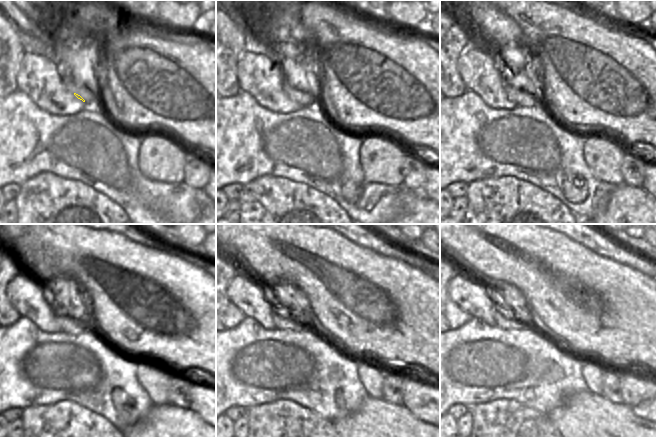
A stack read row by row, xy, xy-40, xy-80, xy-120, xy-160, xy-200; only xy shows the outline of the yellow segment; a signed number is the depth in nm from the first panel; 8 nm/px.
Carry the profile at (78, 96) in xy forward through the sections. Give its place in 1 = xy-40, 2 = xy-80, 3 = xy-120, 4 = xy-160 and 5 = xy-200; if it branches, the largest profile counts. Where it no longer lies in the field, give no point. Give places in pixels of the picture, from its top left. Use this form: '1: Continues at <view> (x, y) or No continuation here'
1: Continues at xy-40 (304, 101)
2: Continues at xy-80 (514, 92)
3: Continues at xy-120 (69, 322)
4: Continues at xy-160 (282, 320)
5: Continues at xy-200 (502, 320)

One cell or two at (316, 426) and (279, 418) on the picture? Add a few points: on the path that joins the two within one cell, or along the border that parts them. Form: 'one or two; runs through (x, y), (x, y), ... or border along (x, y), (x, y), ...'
one; runs through (307, 426), (288, 426)

